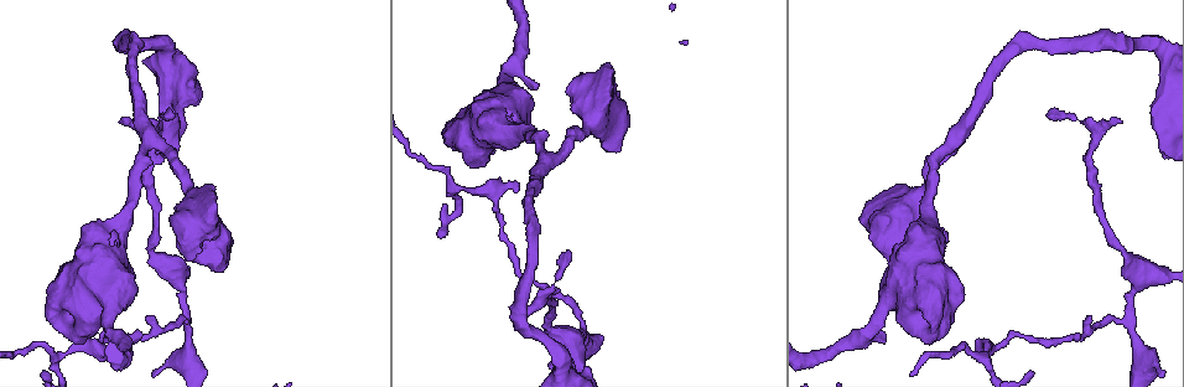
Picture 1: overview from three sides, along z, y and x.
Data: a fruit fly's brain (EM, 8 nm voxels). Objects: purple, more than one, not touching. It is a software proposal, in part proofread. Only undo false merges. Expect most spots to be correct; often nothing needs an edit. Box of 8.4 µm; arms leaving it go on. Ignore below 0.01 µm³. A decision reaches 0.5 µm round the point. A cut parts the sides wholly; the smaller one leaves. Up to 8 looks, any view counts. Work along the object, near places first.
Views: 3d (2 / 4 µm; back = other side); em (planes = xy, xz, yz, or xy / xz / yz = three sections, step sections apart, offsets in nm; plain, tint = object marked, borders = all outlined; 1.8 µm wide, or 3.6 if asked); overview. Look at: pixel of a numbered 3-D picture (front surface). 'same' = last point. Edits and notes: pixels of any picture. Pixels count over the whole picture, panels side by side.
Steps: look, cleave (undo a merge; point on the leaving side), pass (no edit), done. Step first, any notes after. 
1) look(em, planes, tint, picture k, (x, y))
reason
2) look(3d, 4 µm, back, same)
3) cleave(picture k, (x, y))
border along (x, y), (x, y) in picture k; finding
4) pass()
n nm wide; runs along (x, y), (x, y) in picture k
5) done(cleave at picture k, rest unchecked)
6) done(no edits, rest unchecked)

look(3d, 4 µm, back, picture 1, (217, 239))
sudden change in width

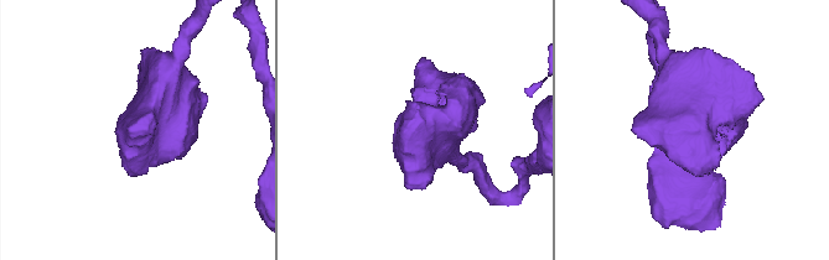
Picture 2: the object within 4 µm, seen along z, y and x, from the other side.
look(em, planes, tint, picture 2, (681, 128))

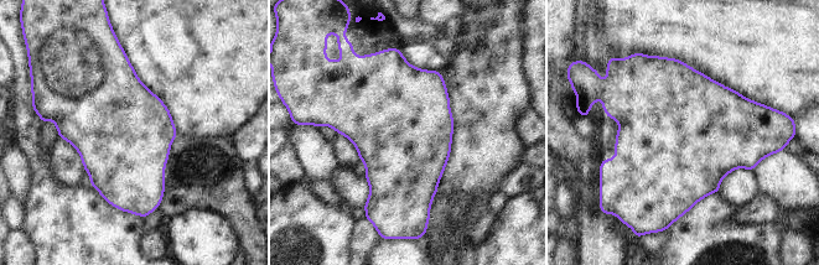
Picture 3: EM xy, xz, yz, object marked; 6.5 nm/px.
pass()
continuous, no second neuron

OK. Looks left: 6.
look(em, planes, tint, picture 1, (149, 143))
branch point

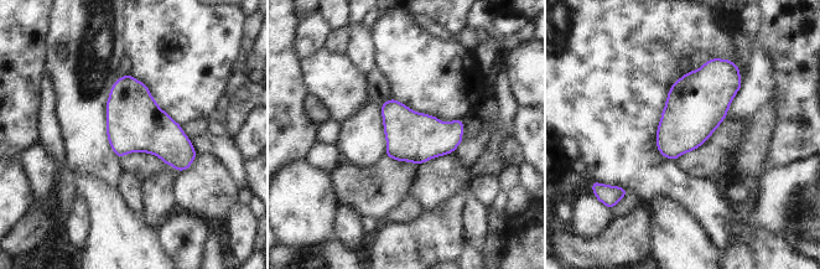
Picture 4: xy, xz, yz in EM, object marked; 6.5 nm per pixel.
pass()
one neuron here

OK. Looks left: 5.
look(em, 3.6 µm, planes, borders, picture 1, (1099, 131))
sharp bend

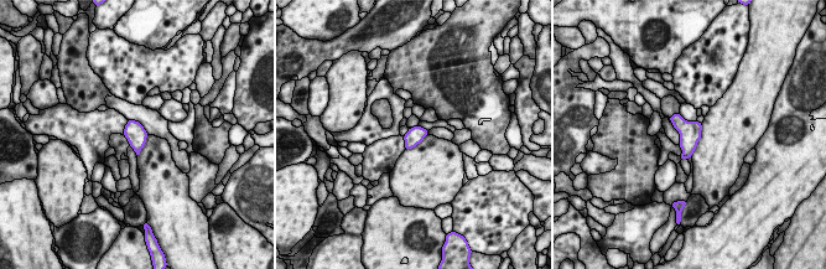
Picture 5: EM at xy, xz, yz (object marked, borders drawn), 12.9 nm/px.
pass()
220 nm wide; all the same neuron

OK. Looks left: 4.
look(3d, 2 µm, picture 1, (189, 321))
abrupt turn

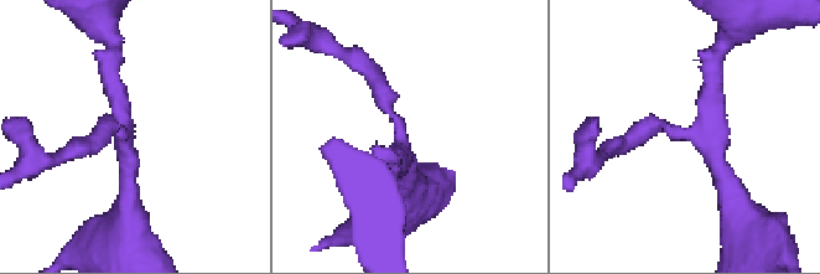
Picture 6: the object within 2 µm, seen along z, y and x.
look(em, planes, tint, picture 6, (706, 125))

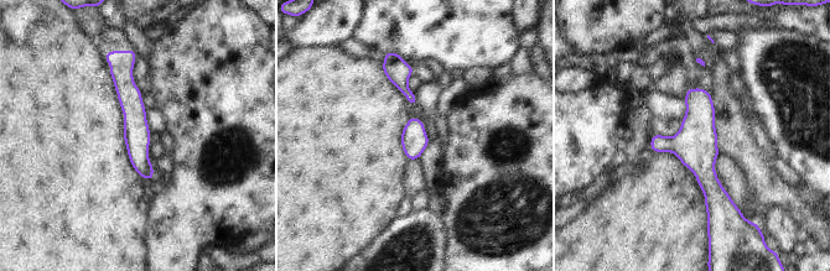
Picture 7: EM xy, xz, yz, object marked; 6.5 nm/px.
pass()
180 nm wide; continuous, no second neuron

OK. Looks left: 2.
done(no edits, rest unchecked)

